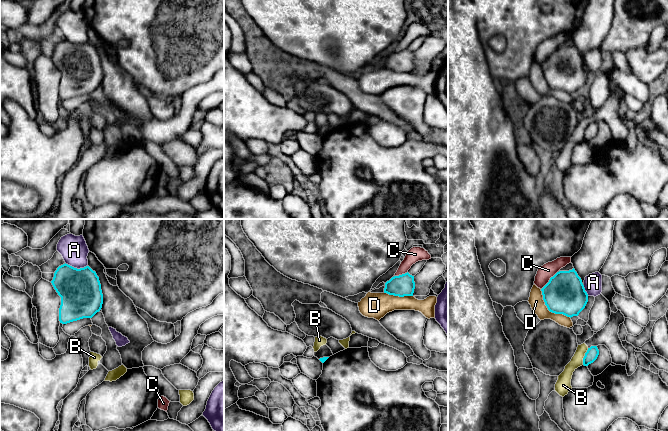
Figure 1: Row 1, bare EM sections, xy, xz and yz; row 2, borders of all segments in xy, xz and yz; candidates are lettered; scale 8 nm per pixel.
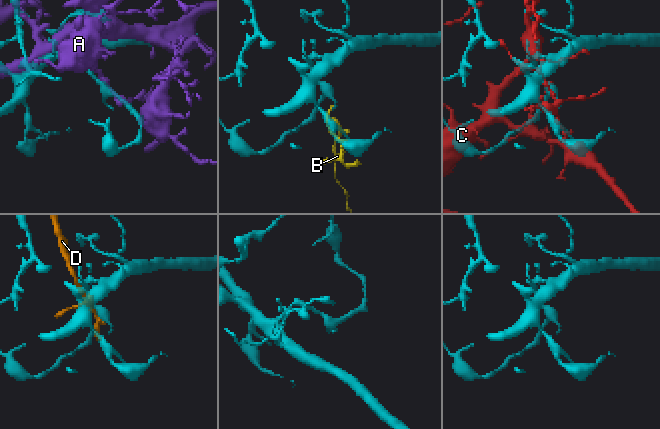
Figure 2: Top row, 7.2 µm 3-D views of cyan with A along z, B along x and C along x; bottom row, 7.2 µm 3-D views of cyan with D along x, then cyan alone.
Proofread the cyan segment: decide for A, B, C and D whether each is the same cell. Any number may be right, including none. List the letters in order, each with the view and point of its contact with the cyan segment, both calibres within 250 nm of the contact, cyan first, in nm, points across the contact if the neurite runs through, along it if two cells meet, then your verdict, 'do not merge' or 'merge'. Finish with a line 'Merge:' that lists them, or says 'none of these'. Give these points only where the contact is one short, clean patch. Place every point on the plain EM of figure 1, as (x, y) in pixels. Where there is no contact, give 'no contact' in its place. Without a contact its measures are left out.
A: contact xy (76, 44); calibres 340 and 220 nm; do not merge
B: contact yz (584, 132); calibres 100 and 110 nm; border yz (588, 124), (582, 140); do not merge
C: contact yz (549, 56); calibres 320 and 120 nm; do not merge
D: contact yz (549, 86); calibres 320 and 120 nm; do not merge
Merge: none of these

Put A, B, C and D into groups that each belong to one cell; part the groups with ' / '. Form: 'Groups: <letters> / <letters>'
Groups: A / B / C / D

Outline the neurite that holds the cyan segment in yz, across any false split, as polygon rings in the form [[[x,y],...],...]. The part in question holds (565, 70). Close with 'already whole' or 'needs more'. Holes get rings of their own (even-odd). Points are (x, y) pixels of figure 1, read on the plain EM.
[[[574,44],[557,48],[541,67],[550,88],[570,94],[578,92],[588,78],[588,70]]]; already whole

